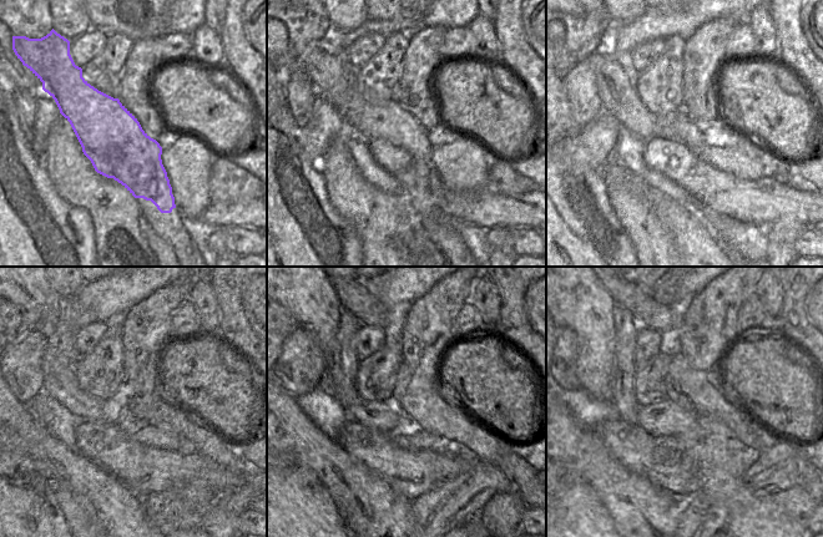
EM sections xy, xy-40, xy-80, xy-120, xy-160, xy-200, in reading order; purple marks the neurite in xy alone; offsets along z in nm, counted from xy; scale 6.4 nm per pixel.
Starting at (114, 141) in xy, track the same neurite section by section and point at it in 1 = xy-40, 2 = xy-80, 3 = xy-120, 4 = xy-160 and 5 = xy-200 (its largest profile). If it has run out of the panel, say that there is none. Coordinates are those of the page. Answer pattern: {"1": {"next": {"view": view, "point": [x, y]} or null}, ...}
{"1": {"next": {"view": "xy-40", "point": [327, 66]}}, "2": {"next": {"view": "xy-80", "point": [617, 92]}}, "3": {"next": {"view": "xy-120", "point": [59, 380]}}, "4": {"next": {"view": "xy-160", "point": [385, 418]}}, "5": {"next": {"view": "xy-200", "point": [718, 457]}}}

